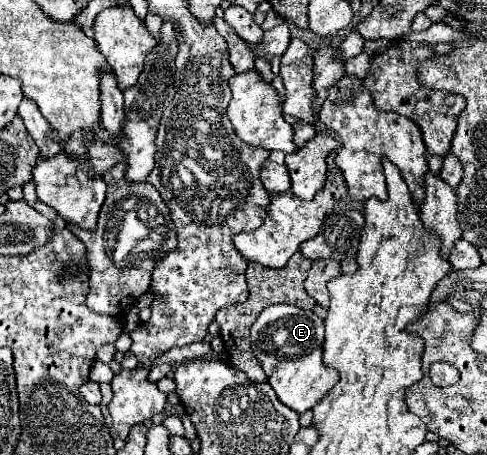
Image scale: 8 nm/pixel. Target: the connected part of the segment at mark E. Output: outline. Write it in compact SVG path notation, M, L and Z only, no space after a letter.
M271 305L263 309L251 327L251 349L269 377L269 385L277 397L297 413L313 409L323 393L335 385L339 373L323 365L323 319L313 311L299 309L293 305Z

